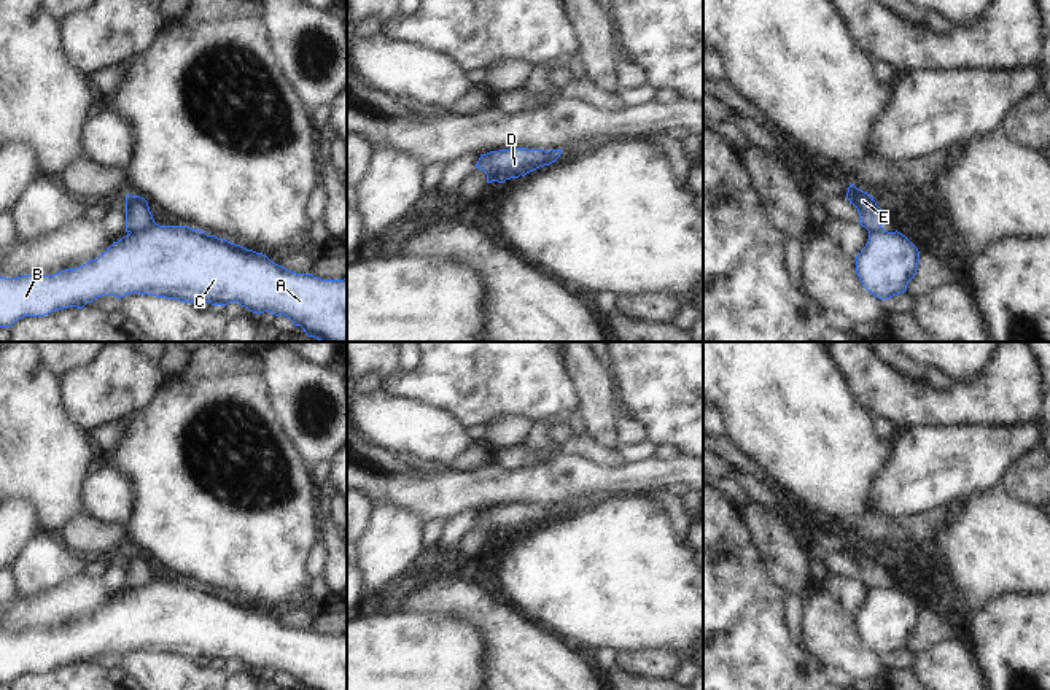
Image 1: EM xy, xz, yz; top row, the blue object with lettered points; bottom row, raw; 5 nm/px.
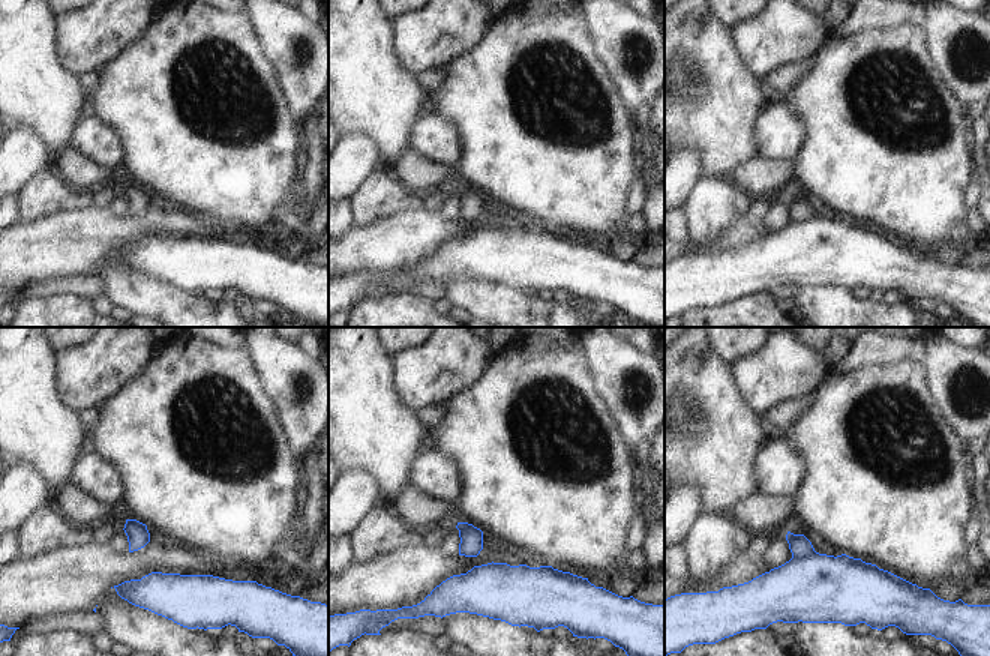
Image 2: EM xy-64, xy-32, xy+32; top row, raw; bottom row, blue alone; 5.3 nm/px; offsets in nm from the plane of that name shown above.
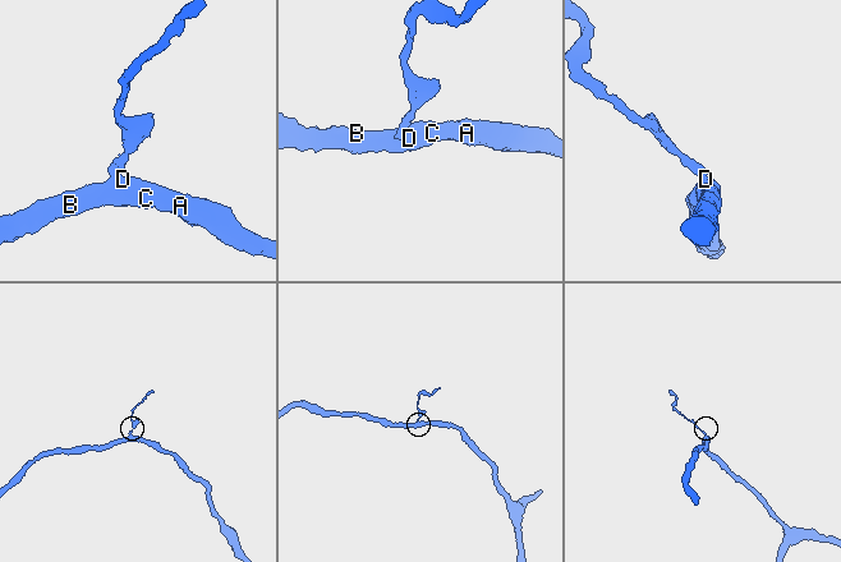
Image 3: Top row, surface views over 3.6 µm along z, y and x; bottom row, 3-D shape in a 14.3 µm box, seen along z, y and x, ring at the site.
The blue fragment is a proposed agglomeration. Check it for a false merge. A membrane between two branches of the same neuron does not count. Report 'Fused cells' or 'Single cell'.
Fused cells

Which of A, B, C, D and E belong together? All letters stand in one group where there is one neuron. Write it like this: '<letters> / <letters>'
A B C D / E

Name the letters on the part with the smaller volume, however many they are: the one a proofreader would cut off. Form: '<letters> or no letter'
E

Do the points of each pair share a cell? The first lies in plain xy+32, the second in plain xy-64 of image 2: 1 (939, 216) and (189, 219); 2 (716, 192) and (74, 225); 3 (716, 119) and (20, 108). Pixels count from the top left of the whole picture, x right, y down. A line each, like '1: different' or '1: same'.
1: different
2: different
3: same

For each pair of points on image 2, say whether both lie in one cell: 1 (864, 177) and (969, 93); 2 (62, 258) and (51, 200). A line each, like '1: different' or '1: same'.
1: different
2: different

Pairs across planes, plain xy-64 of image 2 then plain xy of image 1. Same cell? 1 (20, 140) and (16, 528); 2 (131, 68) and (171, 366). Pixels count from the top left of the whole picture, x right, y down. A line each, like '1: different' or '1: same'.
1: same
2: different

